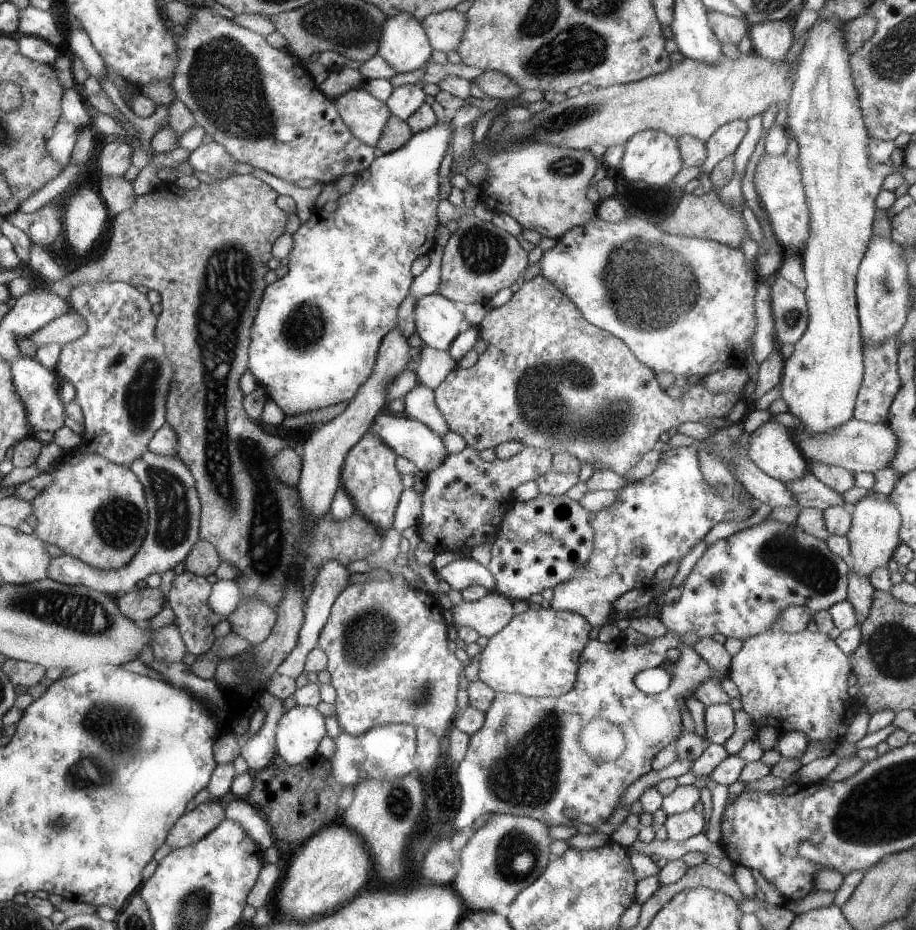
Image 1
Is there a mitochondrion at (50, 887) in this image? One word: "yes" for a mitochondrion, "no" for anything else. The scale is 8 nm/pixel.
no

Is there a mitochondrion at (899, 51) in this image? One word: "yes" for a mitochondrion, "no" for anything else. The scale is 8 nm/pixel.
yes

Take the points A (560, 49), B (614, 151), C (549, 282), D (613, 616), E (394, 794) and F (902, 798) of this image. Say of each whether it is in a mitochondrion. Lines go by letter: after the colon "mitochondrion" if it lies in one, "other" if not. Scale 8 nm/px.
A: mitochondrion
B: other
C: other
D: other
E: mitochondrion
F: mitochondrion

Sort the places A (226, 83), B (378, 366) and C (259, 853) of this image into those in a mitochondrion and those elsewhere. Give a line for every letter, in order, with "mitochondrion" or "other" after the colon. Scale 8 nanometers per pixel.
A: mitochondrion
B: other
C: other

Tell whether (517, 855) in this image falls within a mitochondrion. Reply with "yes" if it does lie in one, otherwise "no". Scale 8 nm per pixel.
yes

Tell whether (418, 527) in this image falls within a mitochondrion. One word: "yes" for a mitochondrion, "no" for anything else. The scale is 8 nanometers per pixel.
no

